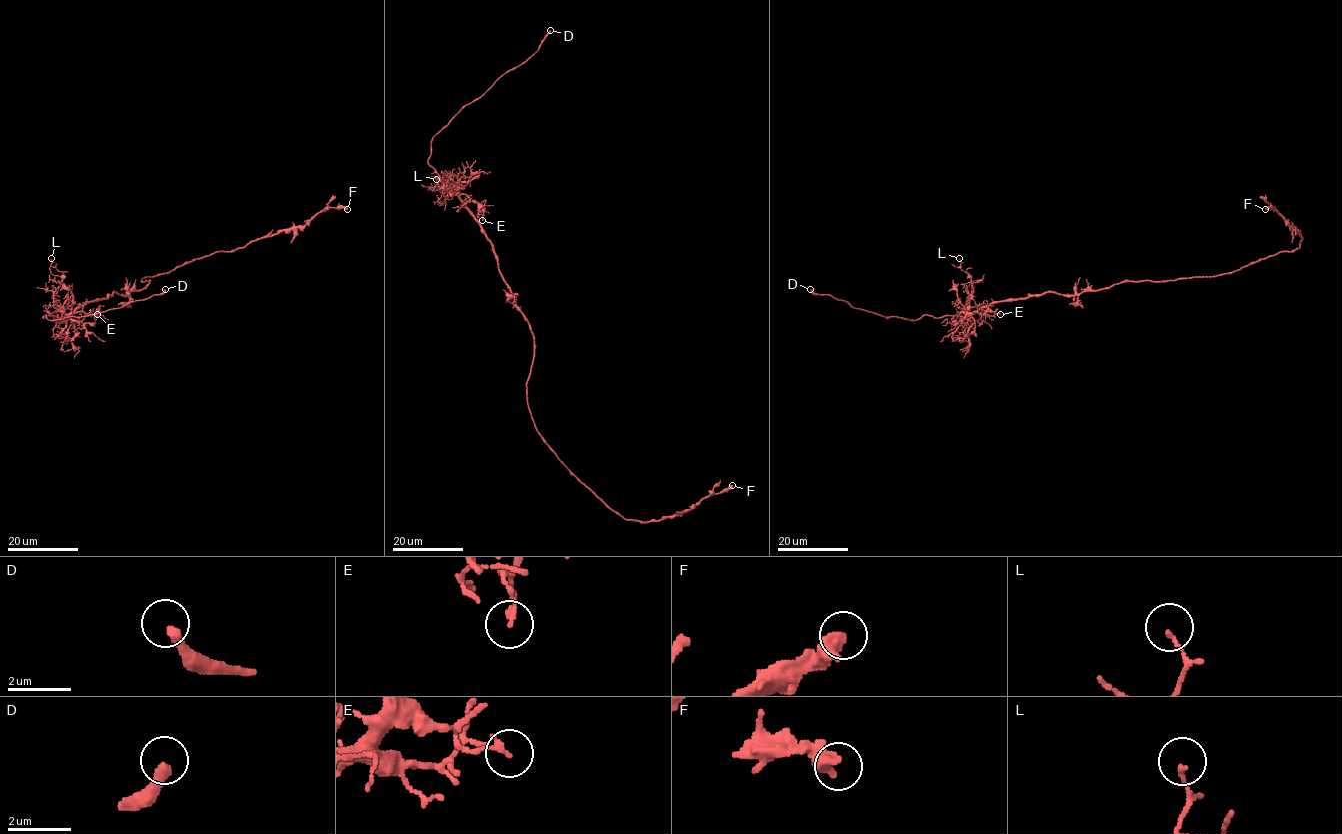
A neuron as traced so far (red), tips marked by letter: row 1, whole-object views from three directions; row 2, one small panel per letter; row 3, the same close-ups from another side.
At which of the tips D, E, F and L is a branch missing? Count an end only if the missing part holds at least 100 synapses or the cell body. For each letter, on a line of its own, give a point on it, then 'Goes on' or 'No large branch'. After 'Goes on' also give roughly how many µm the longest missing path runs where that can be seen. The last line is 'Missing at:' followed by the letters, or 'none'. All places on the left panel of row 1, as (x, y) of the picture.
D: Place: (165, 289). Goes on. Missing length about 3 µm
E: Place: (97, 314). No large branch
F: Place: (347, 209). No large branch
L: Place: (51, 258). No large branch
Missing at: D

